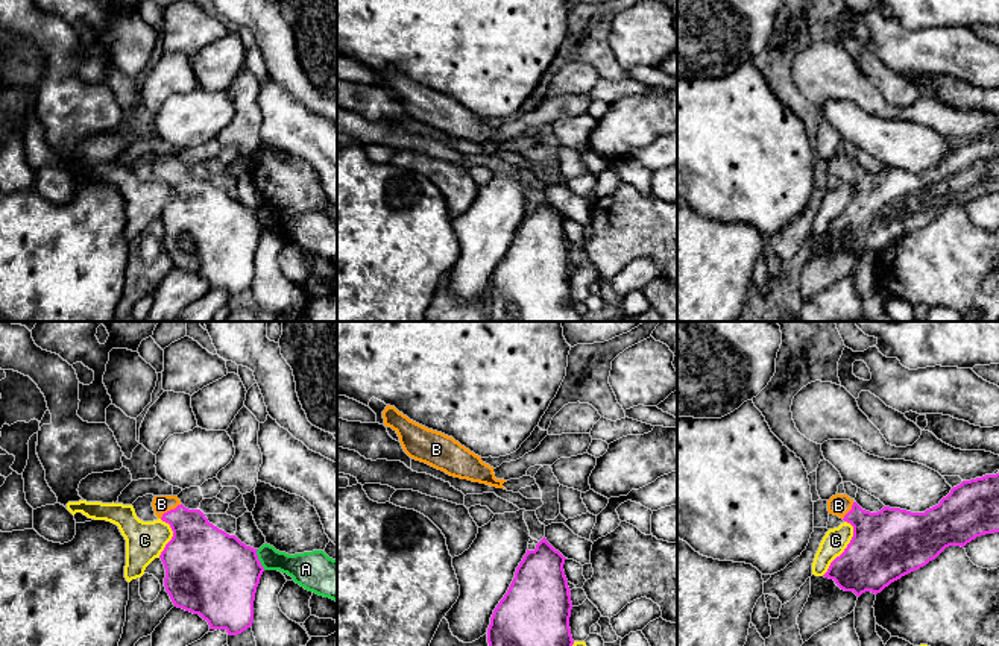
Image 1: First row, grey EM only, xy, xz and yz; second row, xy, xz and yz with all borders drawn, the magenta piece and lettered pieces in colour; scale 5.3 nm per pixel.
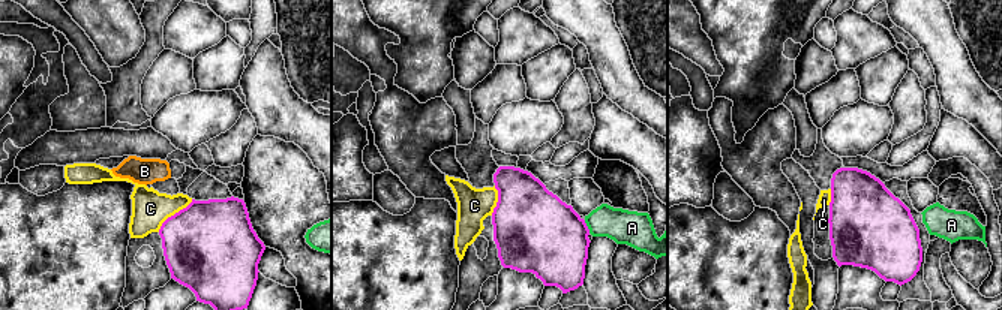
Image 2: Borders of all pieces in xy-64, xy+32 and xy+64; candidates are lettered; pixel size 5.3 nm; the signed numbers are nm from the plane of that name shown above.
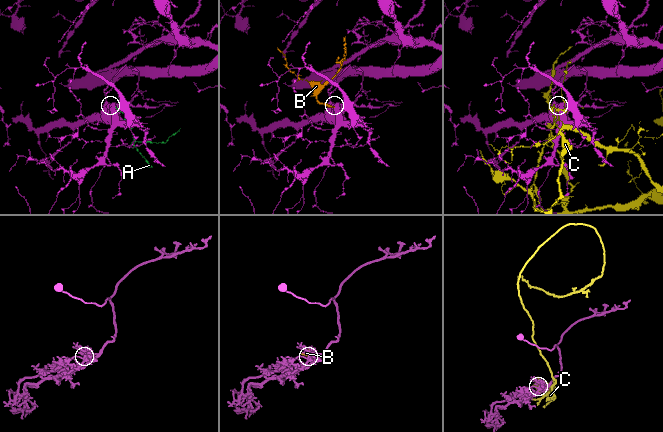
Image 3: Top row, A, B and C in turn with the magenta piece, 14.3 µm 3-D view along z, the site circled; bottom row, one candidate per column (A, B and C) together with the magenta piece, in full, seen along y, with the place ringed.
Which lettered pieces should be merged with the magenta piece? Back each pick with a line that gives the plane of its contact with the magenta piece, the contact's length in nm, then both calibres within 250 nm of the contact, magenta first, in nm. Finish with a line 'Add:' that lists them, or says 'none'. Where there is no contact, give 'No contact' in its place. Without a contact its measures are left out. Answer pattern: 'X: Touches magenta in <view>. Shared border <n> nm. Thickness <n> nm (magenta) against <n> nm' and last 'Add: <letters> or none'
B: Touches magenta in xy. Shared border 140 nm. Thickness 300 nm (magenta) against 100 nm
Add: B

